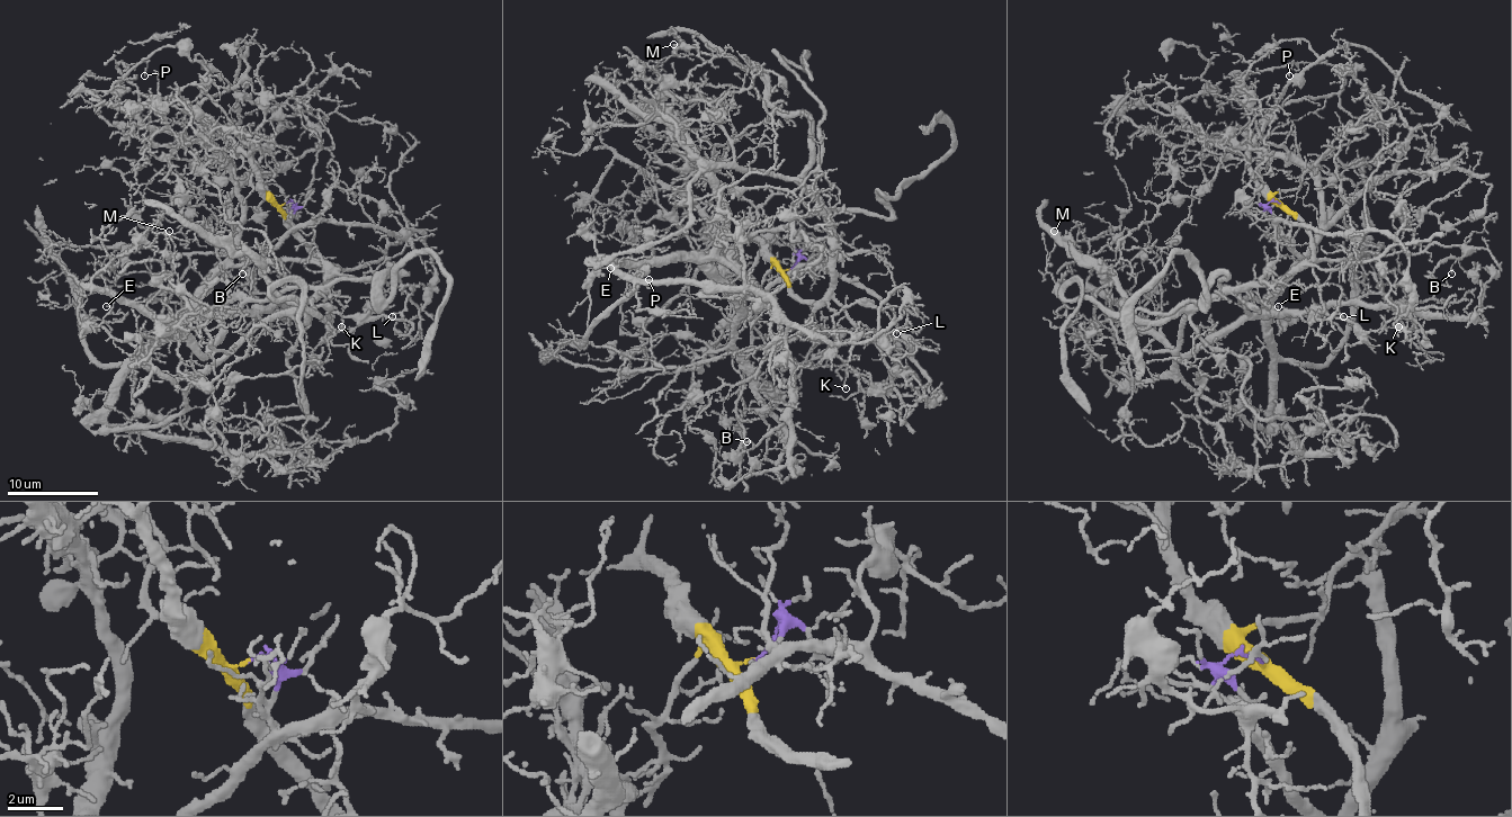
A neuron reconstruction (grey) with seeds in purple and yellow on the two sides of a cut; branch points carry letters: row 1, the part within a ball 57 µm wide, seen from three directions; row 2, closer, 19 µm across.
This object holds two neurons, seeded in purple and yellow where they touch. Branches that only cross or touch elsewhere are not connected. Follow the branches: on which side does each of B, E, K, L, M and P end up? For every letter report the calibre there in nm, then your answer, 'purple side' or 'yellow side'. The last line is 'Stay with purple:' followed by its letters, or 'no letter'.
B: calibre 140 nm; yellow side
E: calibre 130 nm; purple side
K: calibre 80 nm; yellow side
L: calibre 120 nm; yellow side
M: calibre 140 nm; purple side
P: calibre 90 nm; yellow side
Stay with purple: E, M

